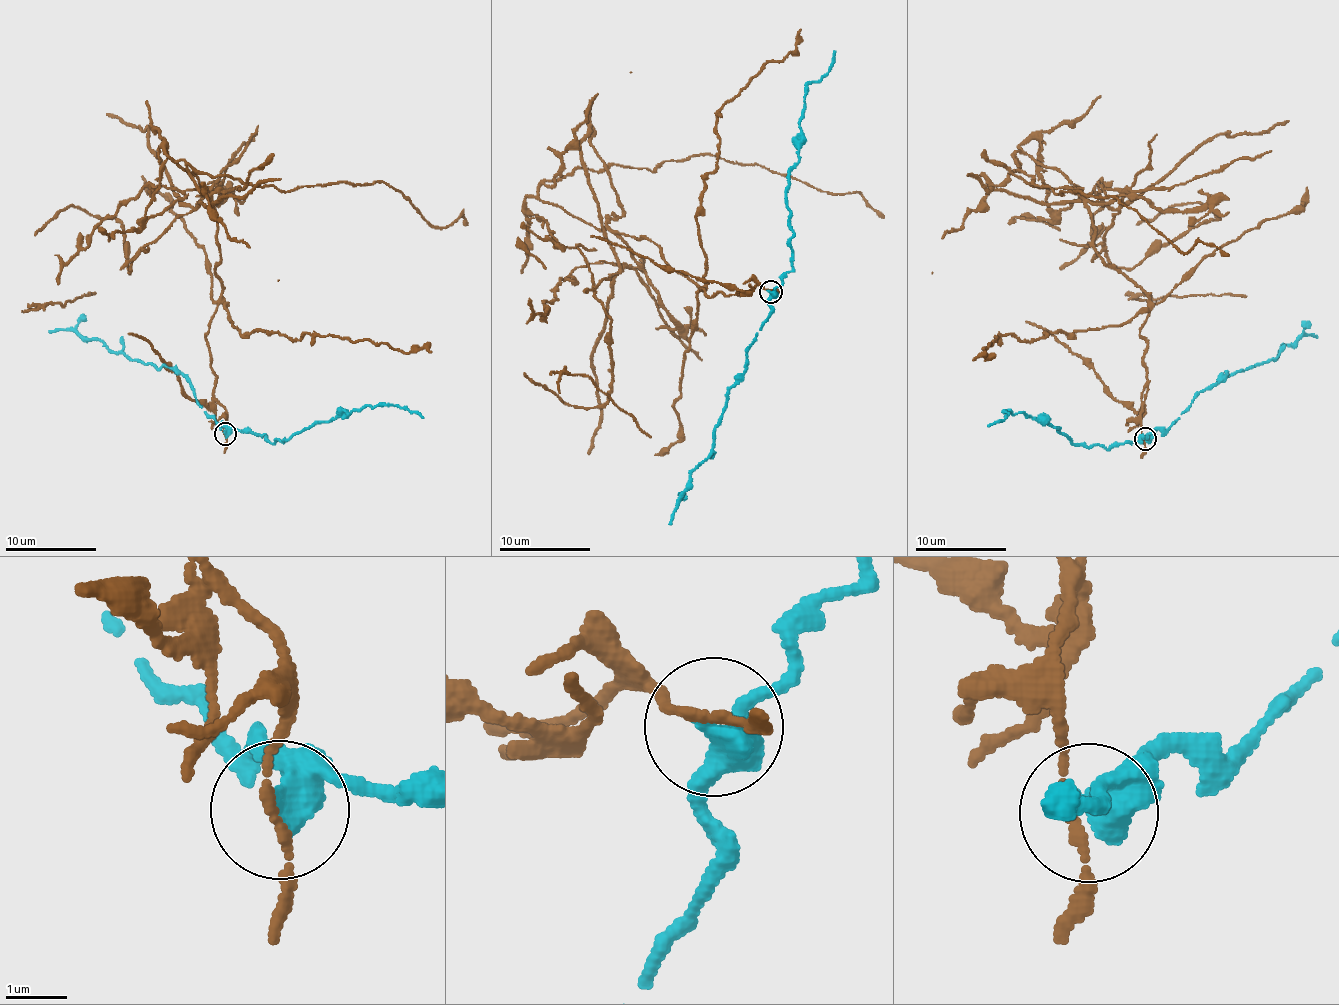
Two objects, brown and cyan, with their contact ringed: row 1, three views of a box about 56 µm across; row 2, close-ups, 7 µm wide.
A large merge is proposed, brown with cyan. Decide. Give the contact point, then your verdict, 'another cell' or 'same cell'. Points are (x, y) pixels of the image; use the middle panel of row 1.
at (770, 291); another cell

